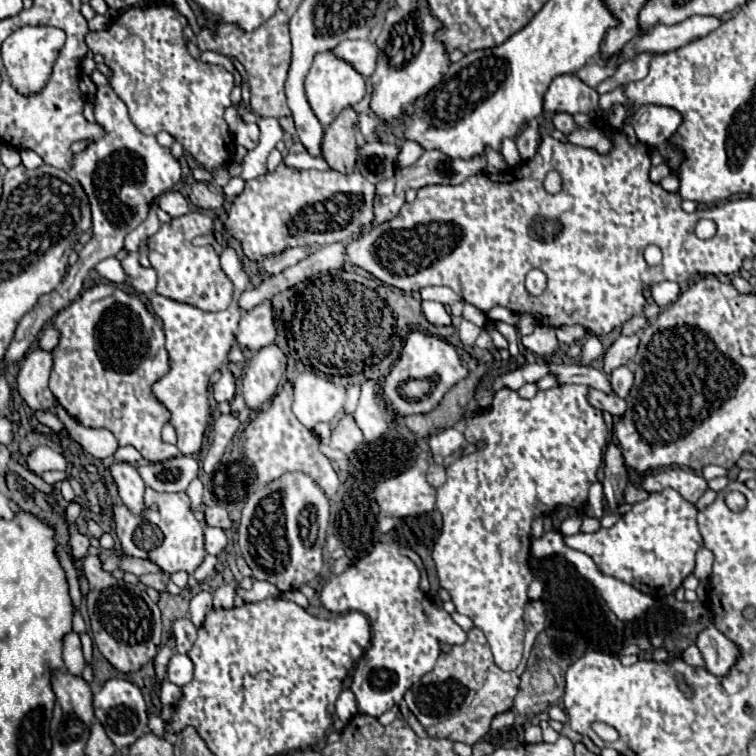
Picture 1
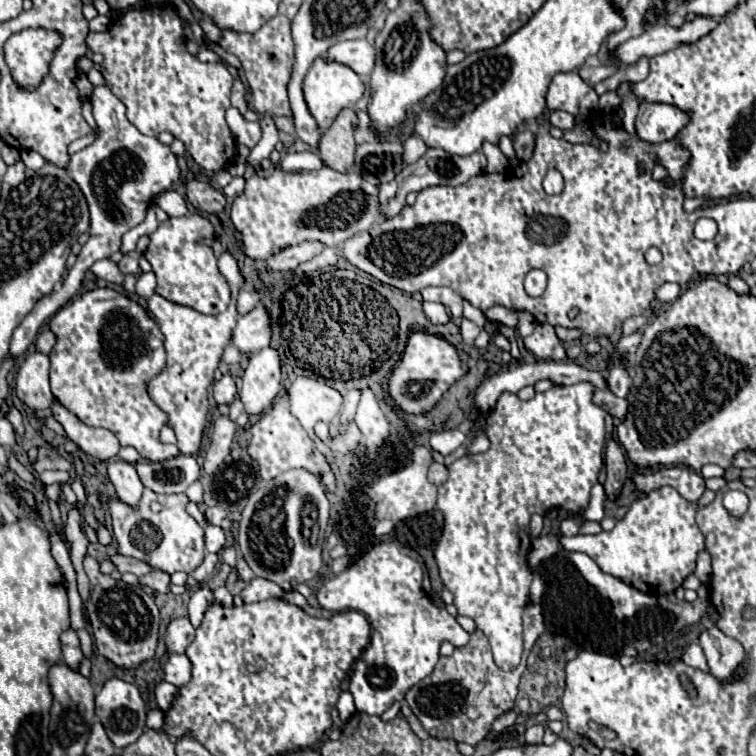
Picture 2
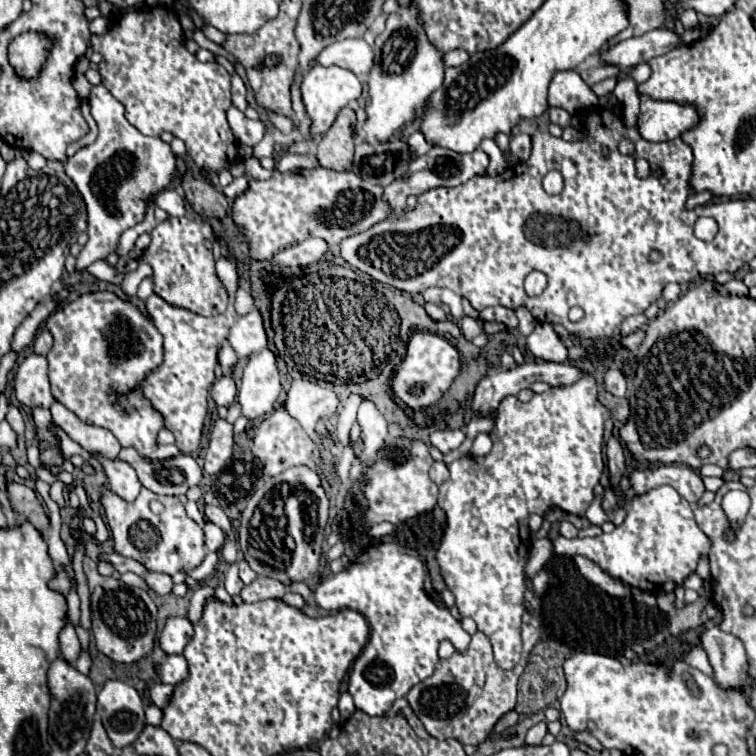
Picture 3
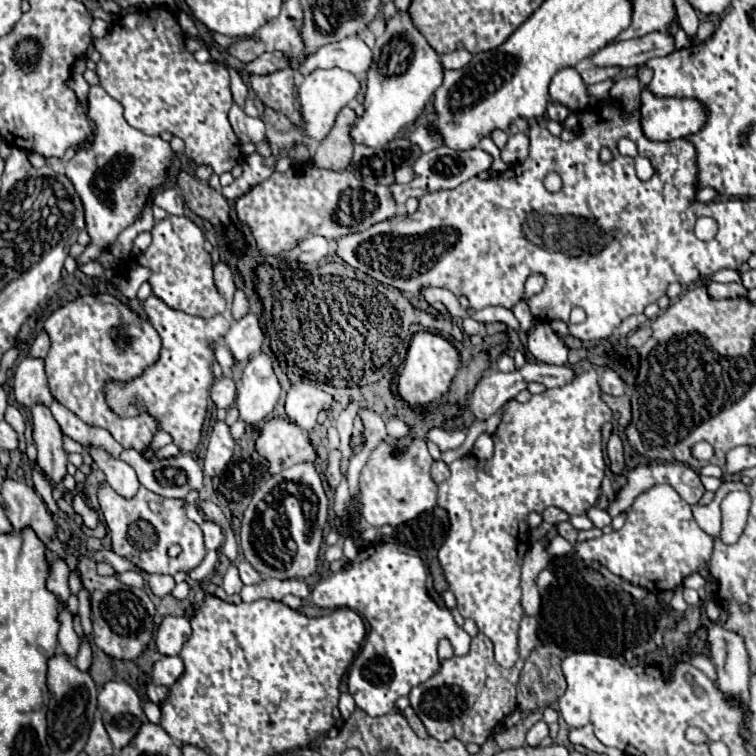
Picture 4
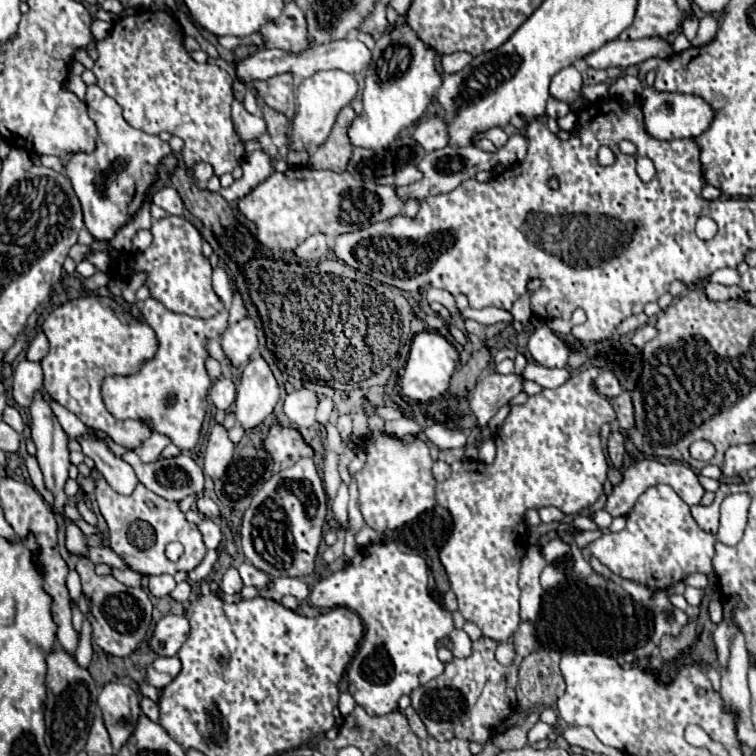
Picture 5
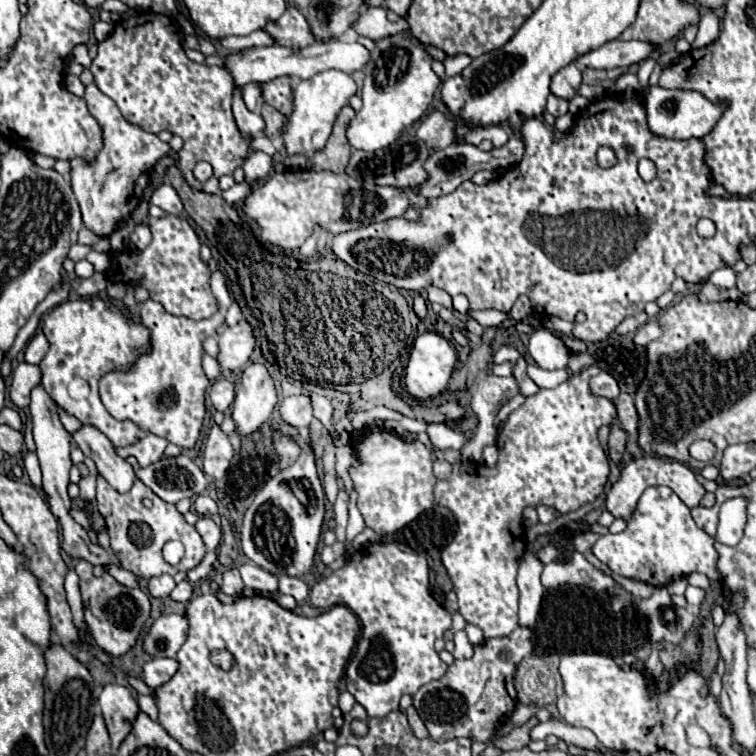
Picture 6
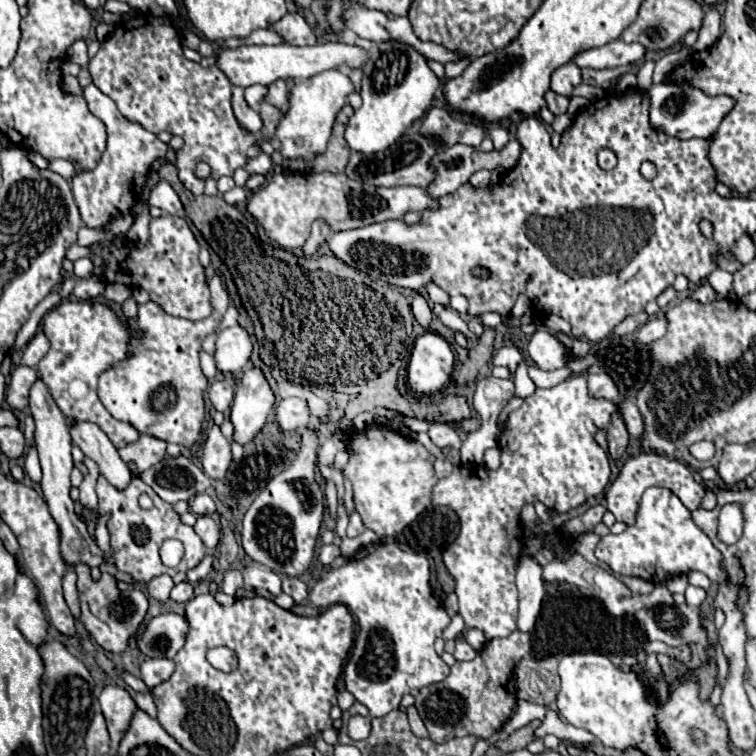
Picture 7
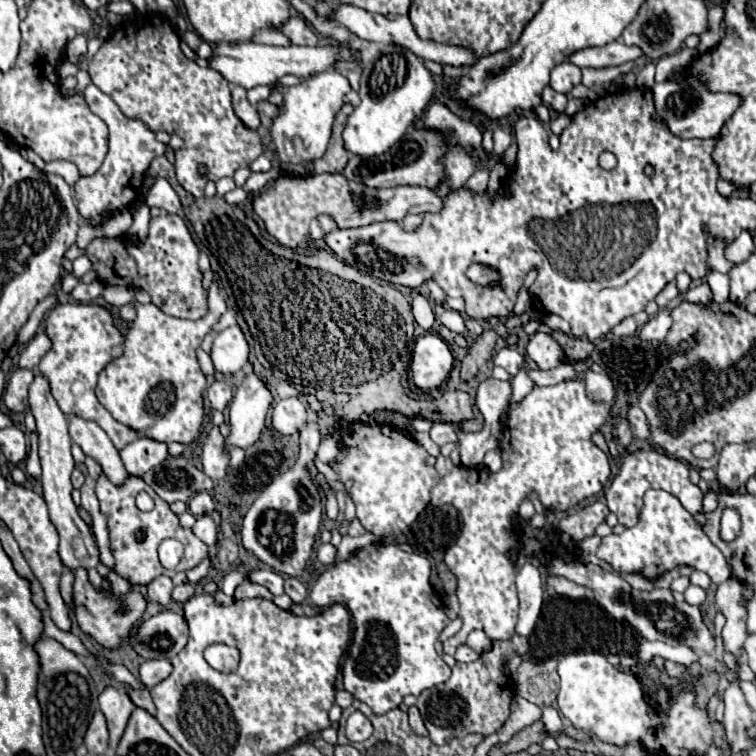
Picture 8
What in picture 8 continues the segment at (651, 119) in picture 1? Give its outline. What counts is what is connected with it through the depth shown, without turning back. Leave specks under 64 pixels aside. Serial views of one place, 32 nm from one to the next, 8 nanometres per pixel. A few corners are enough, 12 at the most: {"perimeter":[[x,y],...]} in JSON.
{"perimeter":[[700,76],[654,84],[656,118],[680,138],[718,138],[742,102]]}

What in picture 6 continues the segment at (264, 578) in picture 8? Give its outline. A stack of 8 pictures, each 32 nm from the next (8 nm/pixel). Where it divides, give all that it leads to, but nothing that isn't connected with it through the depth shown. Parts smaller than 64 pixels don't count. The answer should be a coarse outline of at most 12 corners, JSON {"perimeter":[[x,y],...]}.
{"perimeter":[[254,563],[240,566],[244,586],[278,592],[278,578]]}

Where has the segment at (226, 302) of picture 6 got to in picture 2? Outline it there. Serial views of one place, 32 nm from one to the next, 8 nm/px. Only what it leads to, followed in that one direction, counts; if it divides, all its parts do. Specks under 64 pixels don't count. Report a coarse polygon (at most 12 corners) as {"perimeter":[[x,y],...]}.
{"perimeter":[[218,258],[226,312],[204,316],[154,294],[166,366],[148,396],[182,454],[196,454],[208,388],[236,326],[242,274]]}

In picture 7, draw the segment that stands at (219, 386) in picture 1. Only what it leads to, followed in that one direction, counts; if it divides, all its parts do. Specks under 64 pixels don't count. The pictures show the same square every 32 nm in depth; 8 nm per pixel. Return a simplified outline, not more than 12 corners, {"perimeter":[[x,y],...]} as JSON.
{"perimeter":[[214,382],[208,388],[212,406],[224,412],[234,392],[228,382]]}

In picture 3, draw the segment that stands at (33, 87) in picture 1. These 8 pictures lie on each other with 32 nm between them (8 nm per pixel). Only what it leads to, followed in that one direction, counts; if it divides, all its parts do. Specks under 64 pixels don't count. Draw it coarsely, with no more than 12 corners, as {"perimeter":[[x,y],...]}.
{"perimeter":[[22,34],[10,46],[20,76],[36,76],[50,40]]}

